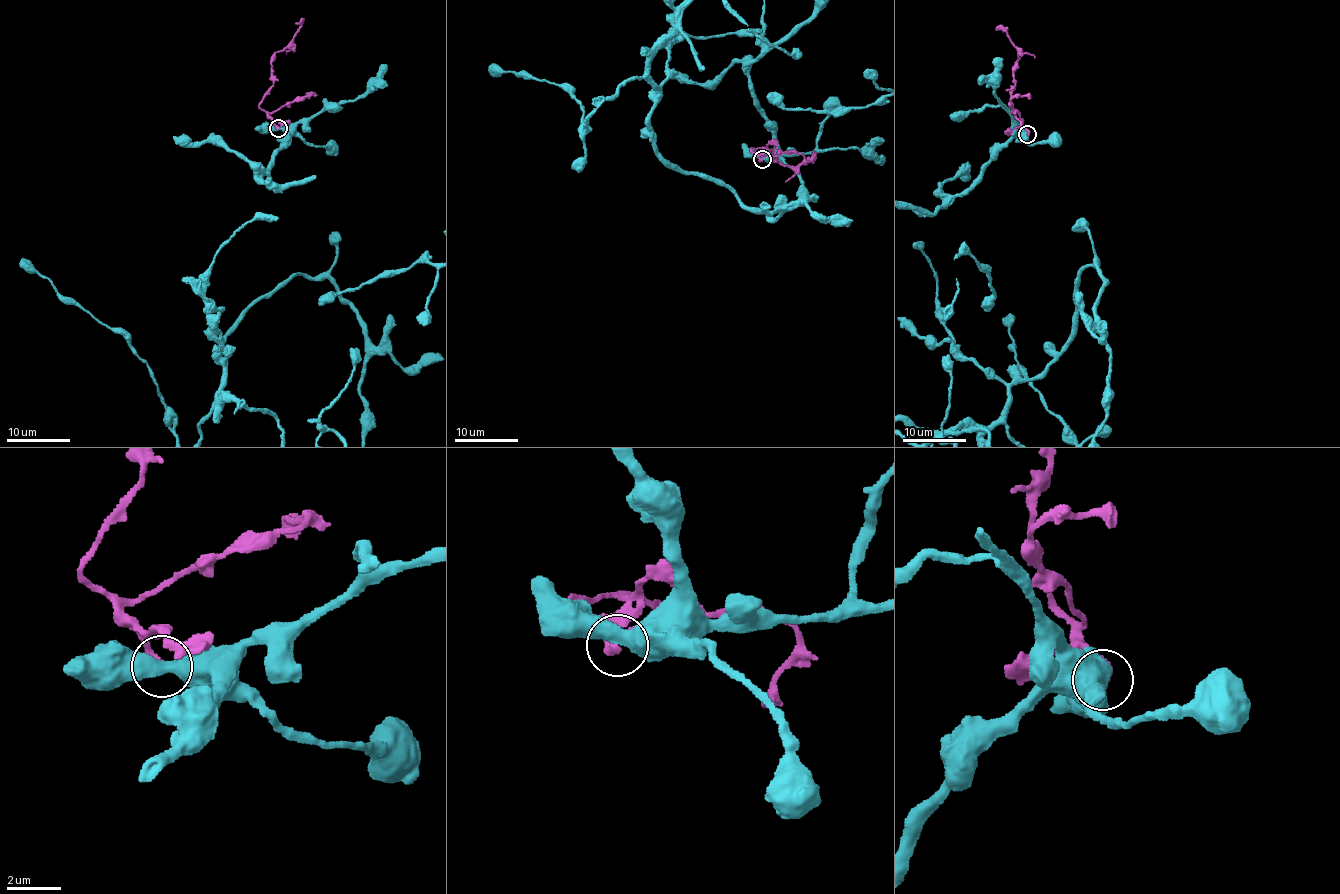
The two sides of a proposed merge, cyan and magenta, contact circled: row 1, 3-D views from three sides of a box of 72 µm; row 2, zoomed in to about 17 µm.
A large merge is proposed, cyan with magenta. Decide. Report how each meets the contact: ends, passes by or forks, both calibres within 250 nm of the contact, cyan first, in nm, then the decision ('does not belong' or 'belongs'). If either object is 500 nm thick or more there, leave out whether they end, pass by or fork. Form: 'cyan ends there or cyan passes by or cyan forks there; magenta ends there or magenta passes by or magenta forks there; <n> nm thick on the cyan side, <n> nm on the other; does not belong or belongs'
500 nm thick on the cyan side, 240 nm on the other; does not belong

